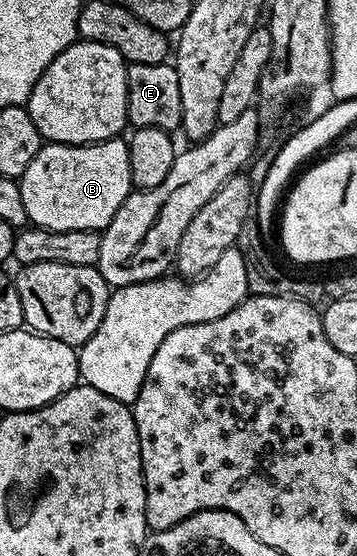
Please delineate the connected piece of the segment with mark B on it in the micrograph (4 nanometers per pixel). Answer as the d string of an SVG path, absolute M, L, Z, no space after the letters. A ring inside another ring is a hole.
M122 137L106 139L102 143L71 145L68 143L47 142L36 153L32 165L23 173L20 186L24 197L26 218L33 226L49 231L71 231L88 229L101 232L110 224L116 209L130 196L130 149L127 140Z

